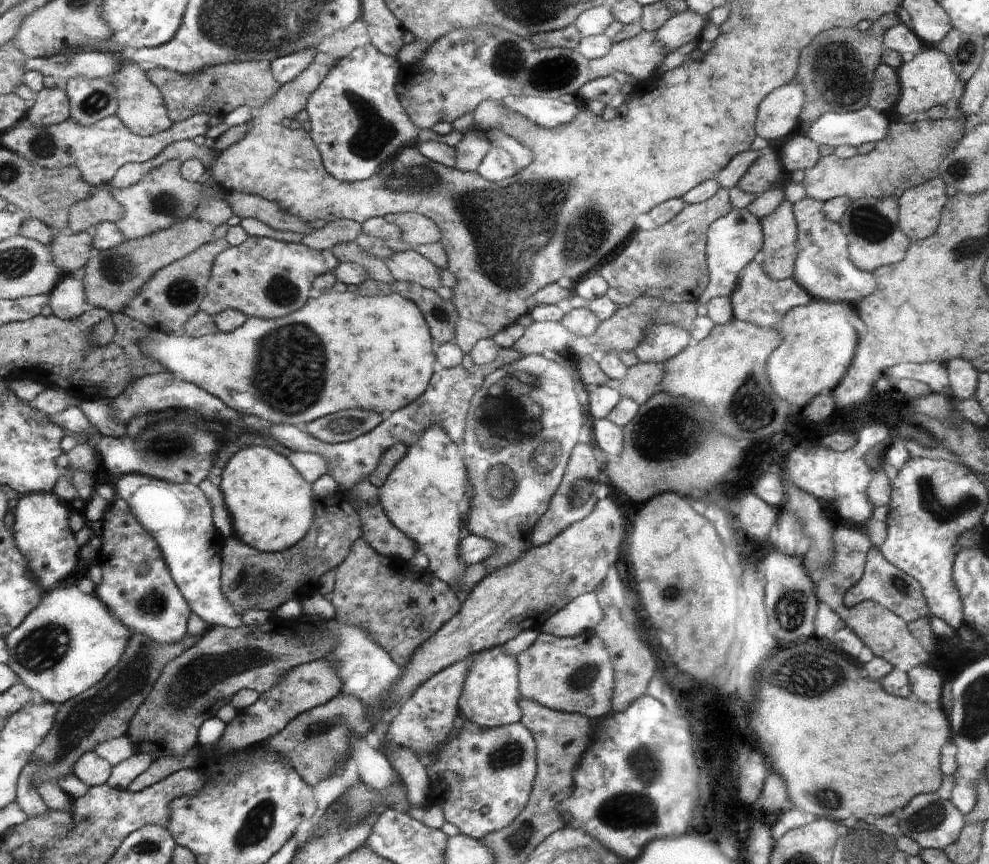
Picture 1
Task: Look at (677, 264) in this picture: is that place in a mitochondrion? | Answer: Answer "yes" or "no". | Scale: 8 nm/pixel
yes

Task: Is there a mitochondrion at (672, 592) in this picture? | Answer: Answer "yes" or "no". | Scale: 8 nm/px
yes

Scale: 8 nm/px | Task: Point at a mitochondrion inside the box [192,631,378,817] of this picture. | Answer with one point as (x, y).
(319, 728)

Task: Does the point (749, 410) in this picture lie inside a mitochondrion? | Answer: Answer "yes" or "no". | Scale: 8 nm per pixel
yes

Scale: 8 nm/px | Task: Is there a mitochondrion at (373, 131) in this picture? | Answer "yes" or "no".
yes

